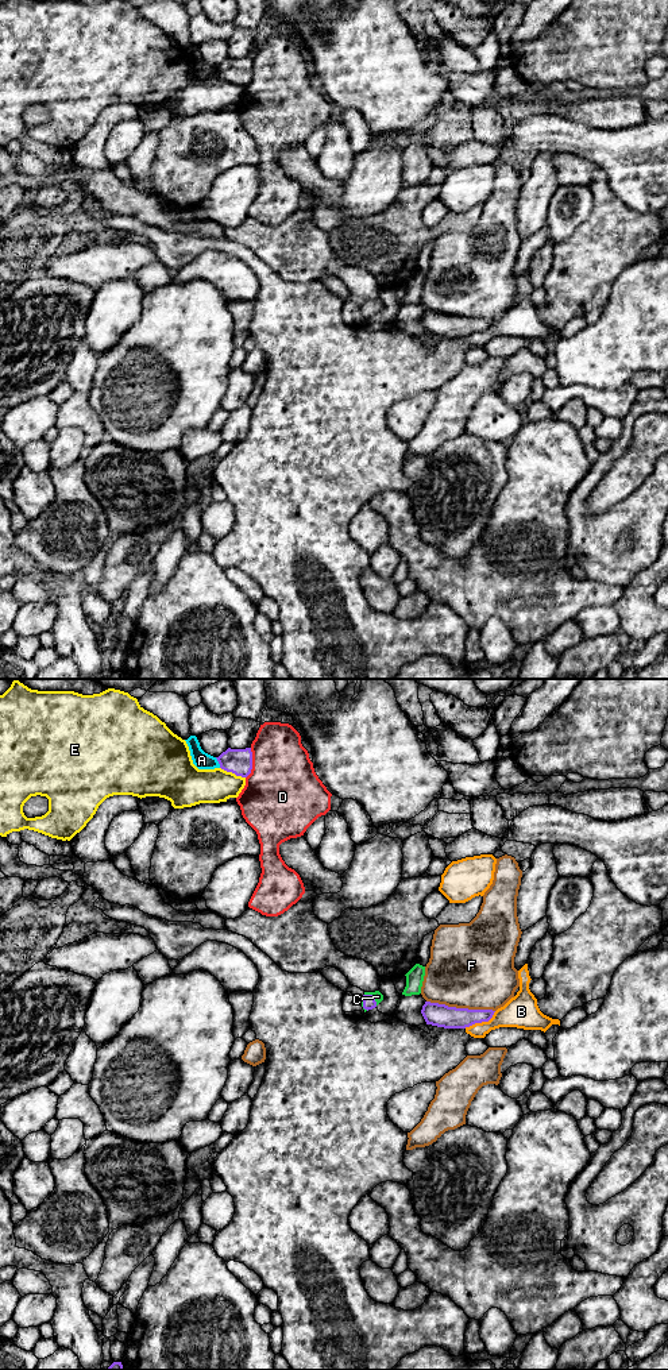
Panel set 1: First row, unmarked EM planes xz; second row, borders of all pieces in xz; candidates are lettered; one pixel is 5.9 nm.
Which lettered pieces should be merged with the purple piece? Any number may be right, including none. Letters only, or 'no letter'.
C

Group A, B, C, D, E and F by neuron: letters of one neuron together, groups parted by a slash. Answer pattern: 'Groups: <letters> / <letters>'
Groups: A / B / C / D / E / F

